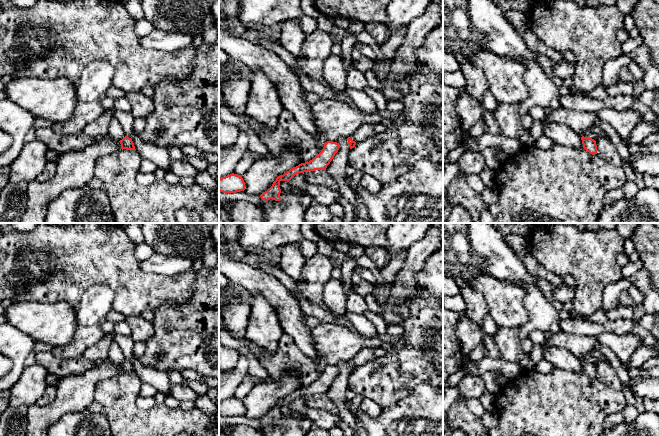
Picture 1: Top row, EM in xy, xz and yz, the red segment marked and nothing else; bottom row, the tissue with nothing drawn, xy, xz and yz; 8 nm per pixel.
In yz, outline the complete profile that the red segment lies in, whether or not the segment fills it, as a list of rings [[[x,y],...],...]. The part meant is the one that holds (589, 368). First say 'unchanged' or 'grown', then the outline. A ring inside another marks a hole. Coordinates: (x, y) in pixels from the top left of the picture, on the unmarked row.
unchanged | [[[582,360],[581,364],[582,364],[583,372],[587,376],[589,376],[592,379],[597,378],[597,369],[594,363]]]

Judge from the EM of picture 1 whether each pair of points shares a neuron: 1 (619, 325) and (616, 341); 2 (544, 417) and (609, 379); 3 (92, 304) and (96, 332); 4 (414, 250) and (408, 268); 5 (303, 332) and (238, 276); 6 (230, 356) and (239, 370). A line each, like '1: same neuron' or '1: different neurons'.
1: different neurons
2: different neurons
3: different neurons
4: same neuron
5: same neuron
6: different neurons

